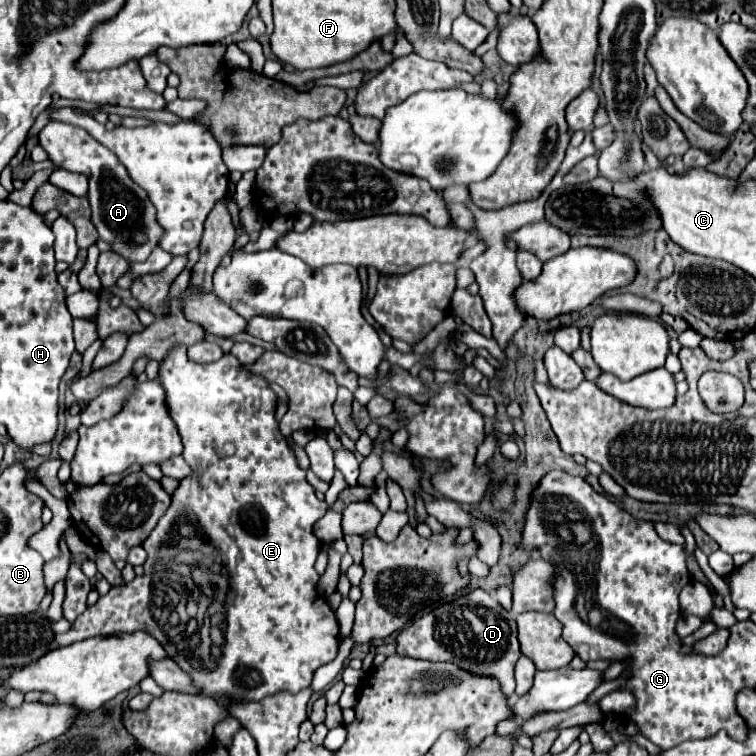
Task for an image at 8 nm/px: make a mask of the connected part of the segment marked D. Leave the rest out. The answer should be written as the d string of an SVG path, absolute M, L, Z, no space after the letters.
M471 588L449 602L433 606L433 610L405 626L397 634L397 654L429 662L453 662L469 674L495 678L505 698L511 698L515 692L513 670L521 650L513 616L487 590Z

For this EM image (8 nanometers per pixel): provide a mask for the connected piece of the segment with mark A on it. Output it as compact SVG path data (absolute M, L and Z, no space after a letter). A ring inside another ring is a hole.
M49 122L39 134L39 144L57 168L85 174L89 178L87 200L91 206L91 222L97 228L99 238L111 244L111 252L123 256L127 262L145 262L159 246L165 230L157 222L157 210L147 192L131 180L117 156L103 148L103 144L99 144L87 130L63 122Z

